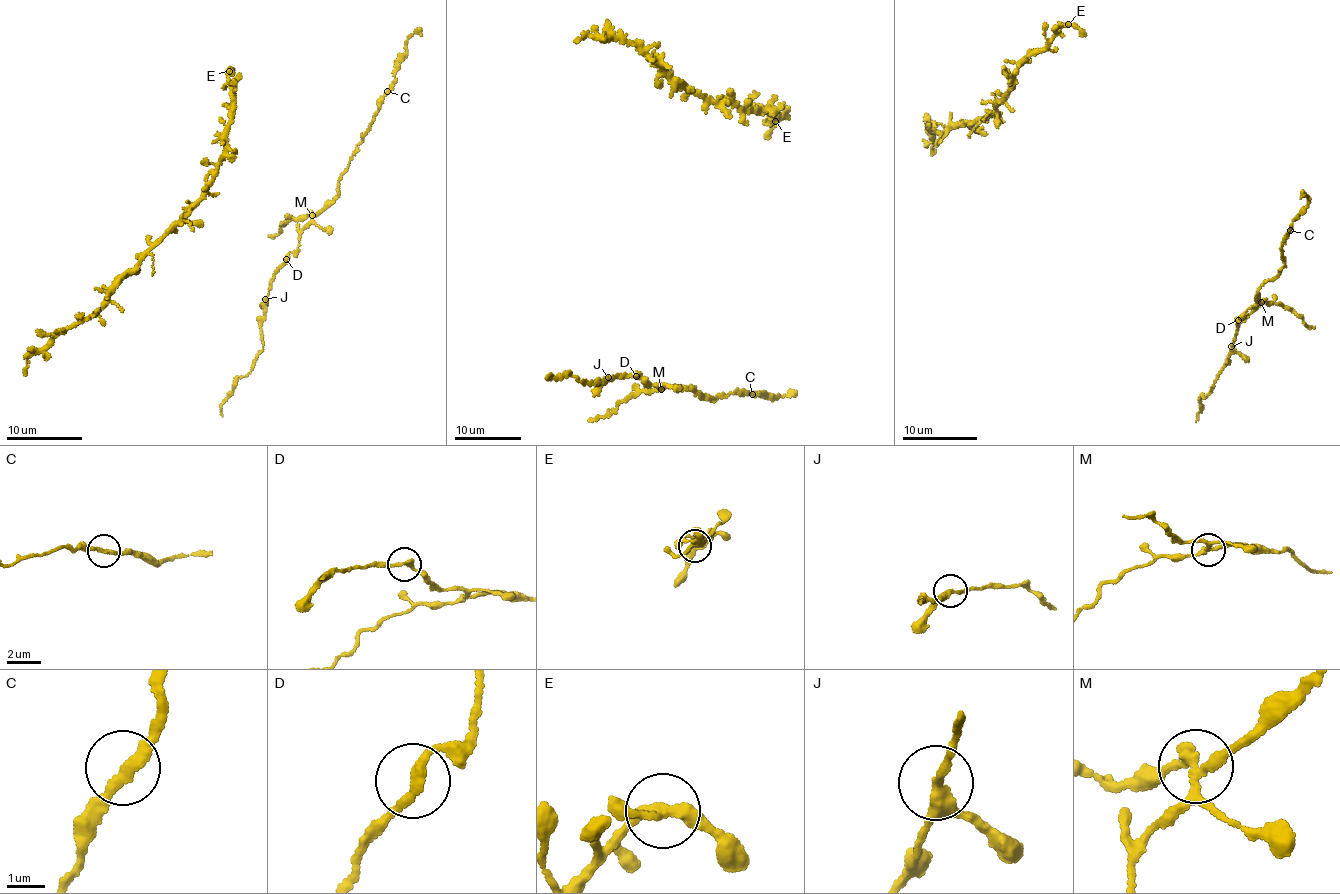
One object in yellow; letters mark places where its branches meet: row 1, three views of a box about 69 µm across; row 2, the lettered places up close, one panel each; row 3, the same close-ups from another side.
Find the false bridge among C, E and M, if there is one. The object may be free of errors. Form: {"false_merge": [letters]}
{"false_merge": ["M"]}

